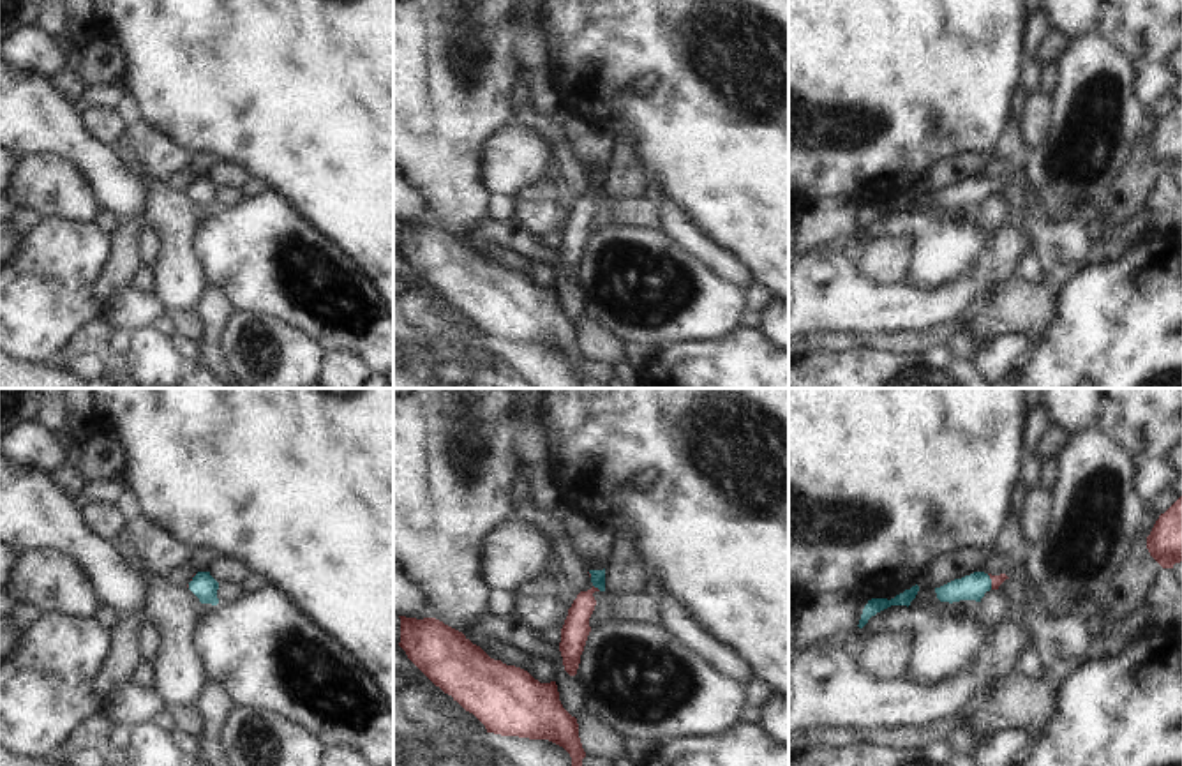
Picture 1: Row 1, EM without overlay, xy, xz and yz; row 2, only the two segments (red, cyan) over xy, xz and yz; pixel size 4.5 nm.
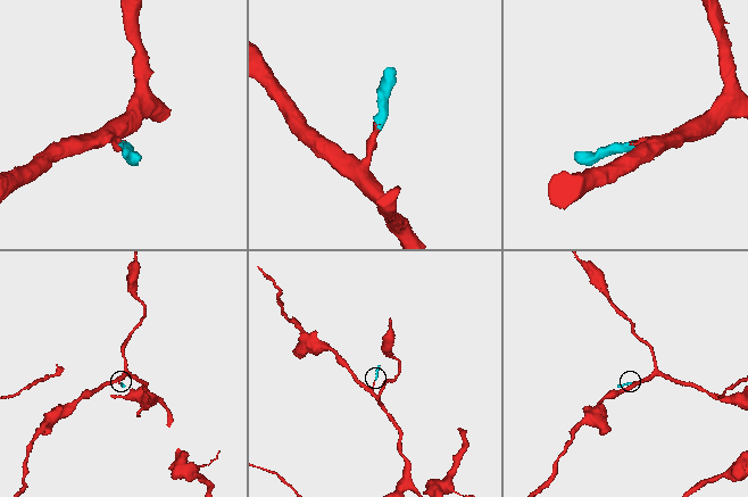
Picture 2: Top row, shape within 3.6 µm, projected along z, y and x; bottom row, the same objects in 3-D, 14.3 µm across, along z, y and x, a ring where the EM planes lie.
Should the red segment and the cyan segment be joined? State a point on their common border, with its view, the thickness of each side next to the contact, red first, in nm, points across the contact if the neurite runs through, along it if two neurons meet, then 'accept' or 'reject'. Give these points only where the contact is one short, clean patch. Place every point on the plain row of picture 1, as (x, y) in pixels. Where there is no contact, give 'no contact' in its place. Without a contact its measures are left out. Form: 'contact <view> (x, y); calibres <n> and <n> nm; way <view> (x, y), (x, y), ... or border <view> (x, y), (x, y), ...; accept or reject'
contact yz (992, 186); calibres 50 and 120 nm; way yz (995, 184), (992, 186), (972, 191); accept

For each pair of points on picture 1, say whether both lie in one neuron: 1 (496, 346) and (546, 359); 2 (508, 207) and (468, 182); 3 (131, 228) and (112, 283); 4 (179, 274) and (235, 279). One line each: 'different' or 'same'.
1: same
2: different
3: same
4: different

